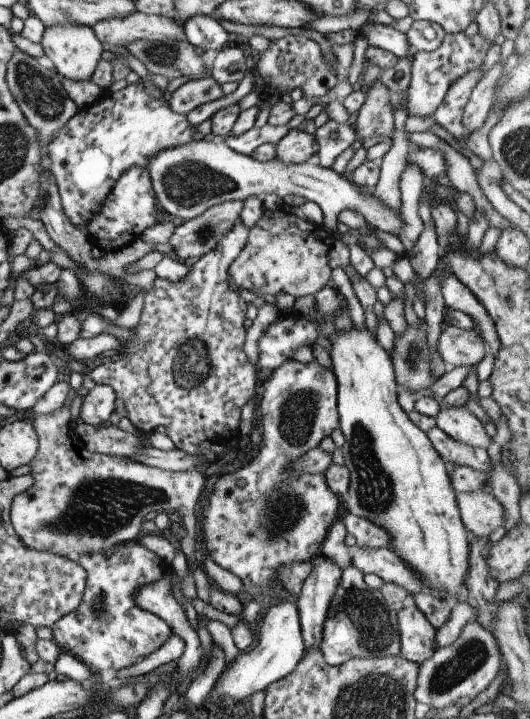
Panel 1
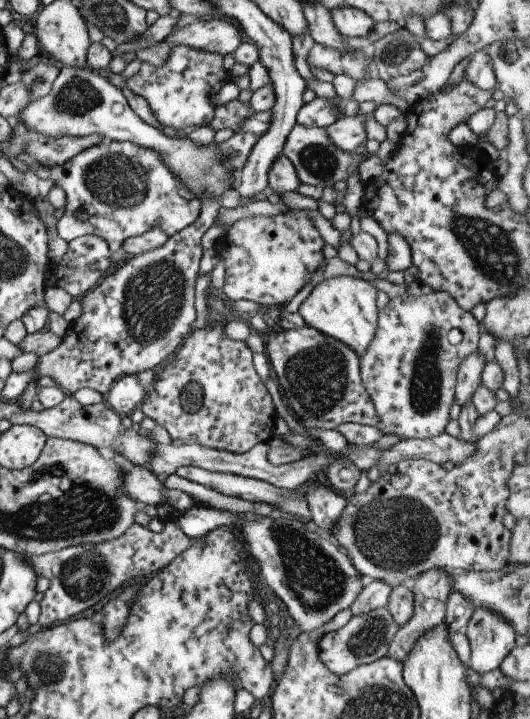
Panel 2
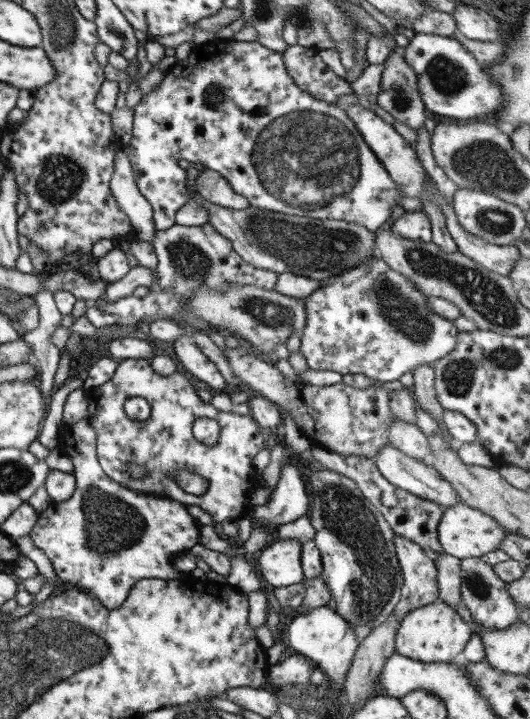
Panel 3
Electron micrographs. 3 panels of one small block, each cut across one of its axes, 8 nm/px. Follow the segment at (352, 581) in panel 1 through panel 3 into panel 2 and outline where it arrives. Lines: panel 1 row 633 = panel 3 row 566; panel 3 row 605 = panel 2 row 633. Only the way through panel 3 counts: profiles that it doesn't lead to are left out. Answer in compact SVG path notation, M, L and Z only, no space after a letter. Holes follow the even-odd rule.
M380 608L362 616L352 616L338 630L327 632L319 642L320 660L330 669L330 672L342 676L358 666L367 665L388 655L388 646L398 632L399 626L392 620L392 614L387 608Z

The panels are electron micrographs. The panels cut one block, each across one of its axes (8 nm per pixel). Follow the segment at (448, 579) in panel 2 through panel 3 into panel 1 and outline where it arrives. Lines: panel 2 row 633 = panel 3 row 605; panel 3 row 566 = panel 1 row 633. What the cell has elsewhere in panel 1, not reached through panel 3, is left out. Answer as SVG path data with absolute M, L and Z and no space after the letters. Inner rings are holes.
M407 603L397 613L401 636L401 654L406 660L422 664L438 648L437 630L414 604Z

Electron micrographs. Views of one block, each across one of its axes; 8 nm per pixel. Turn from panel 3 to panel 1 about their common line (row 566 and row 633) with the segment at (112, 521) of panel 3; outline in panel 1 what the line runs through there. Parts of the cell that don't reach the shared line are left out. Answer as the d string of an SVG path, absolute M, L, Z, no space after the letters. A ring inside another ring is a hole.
M128 541L110 553L80 555L78 560L87 572L87 585L80 606L63 616L51 628L53 641L60 650L72 653L88 668L120 670L137 663L158 650L173 633L157 614L136 604L136 593L143 586L159 581L166 574L167 564L140 543Z

